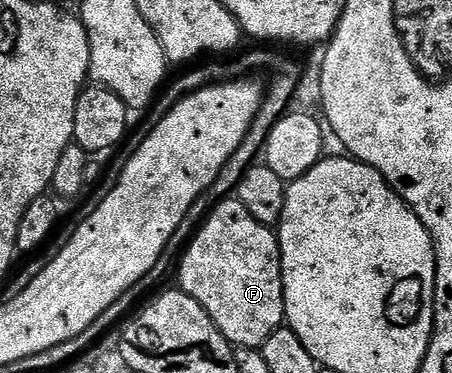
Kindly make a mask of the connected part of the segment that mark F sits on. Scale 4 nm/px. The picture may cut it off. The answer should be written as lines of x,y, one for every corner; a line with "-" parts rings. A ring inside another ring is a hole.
223,199
211,209
204,223
196,229
188,247
183,249
178,260
178,272
179,268
179,291
201,304
217,330
236,348
263,349
266,338
270,338
270,334
285,323
280,241
277,233
269,225
255,220
240,200

